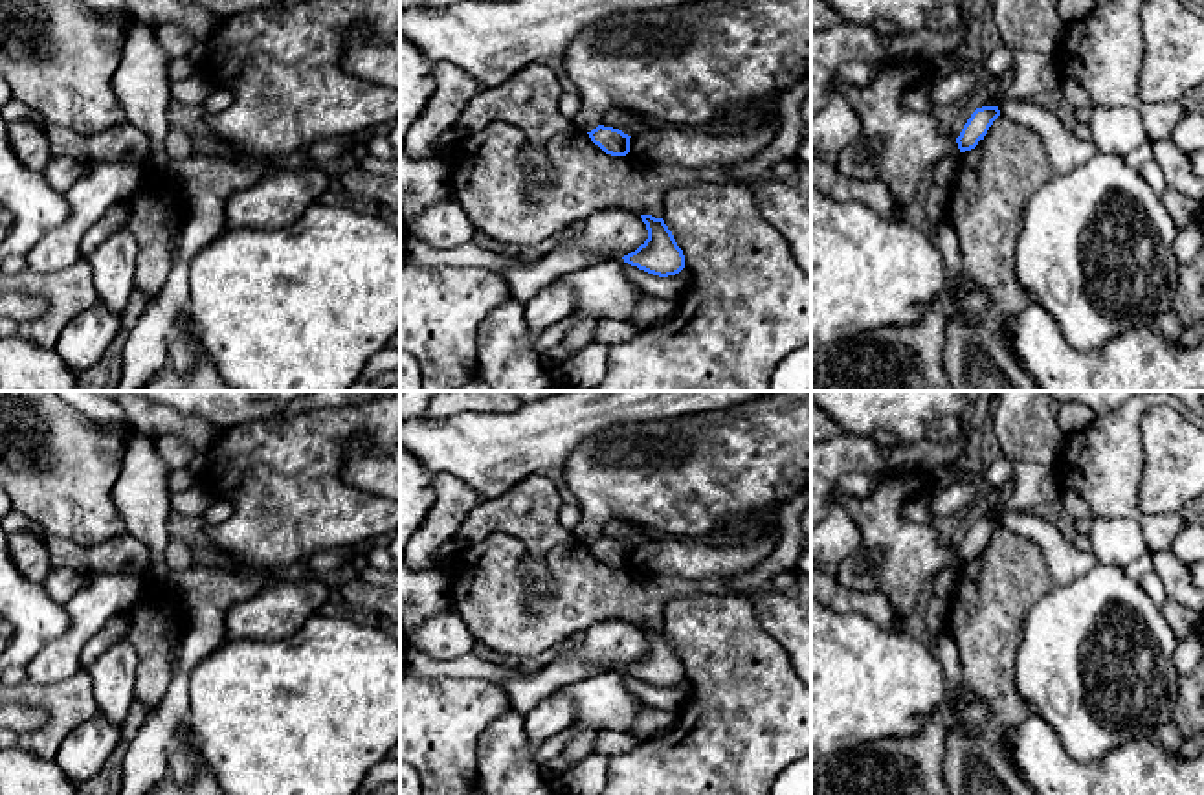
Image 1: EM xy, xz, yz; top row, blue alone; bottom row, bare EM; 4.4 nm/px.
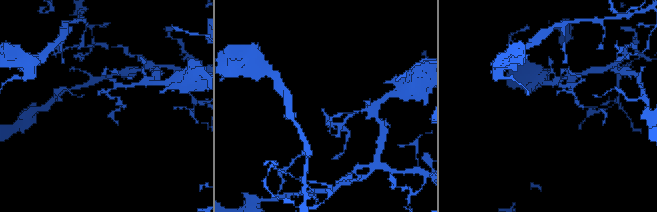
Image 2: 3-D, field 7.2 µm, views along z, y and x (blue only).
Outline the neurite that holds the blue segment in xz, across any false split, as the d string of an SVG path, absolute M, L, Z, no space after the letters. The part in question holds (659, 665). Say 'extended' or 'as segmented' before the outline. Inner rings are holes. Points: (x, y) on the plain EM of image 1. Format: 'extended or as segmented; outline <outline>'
as segmented; outline M641 626L641 630L646 635L648 650L624 666L624 674L659 689L679 685L685 679L685 666L664 632L652 626Z

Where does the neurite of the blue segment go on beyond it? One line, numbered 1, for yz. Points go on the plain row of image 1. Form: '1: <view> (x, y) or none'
1: none

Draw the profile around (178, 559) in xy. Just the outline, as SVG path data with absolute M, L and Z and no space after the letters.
M171 545L165 554L167 565L174 571L185 571L193 567L193 551L191 547Z

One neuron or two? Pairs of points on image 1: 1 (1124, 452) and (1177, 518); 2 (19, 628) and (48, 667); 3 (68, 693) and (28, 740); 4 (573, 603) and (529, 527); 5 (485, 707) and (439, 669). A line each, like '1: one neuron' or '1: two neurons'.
1: one neuron
2: two neurons
3: one neuron
4: two neurons
5: two neurons

